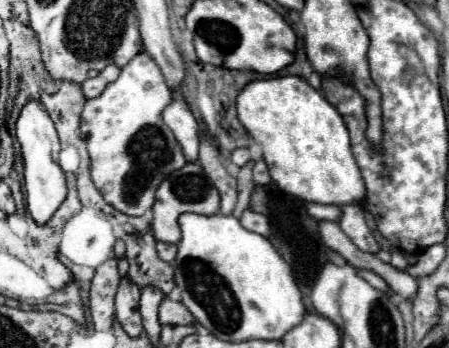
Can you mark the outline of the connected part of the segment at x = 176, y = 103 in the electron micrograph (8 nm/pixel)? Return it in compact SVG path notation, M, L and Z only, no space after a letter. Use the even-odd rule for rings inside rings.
M183 98L173 100L165 110L163 110L163 122L173 130L177 142L183 148L183 156L187 162L197 160L199 152L199 124L189 110L187 102Z

